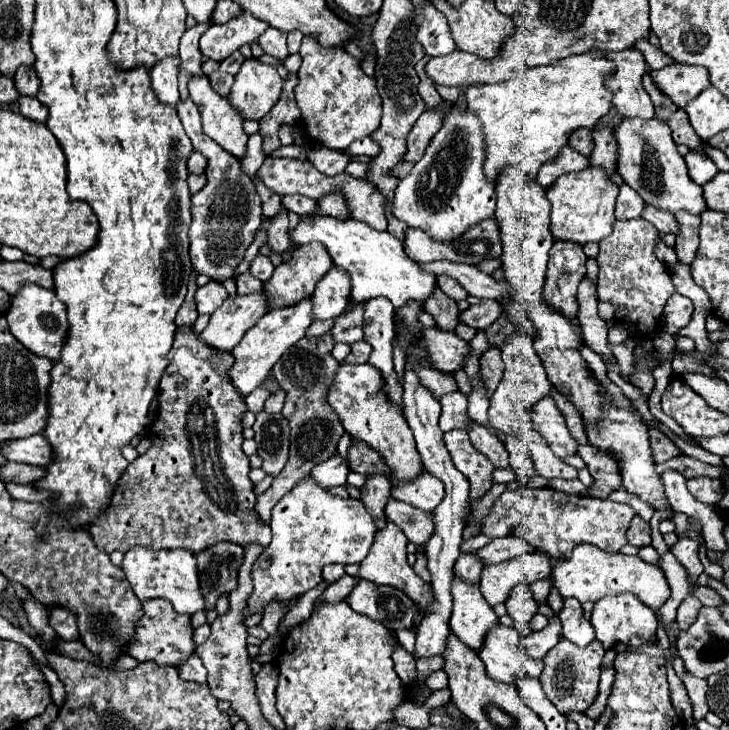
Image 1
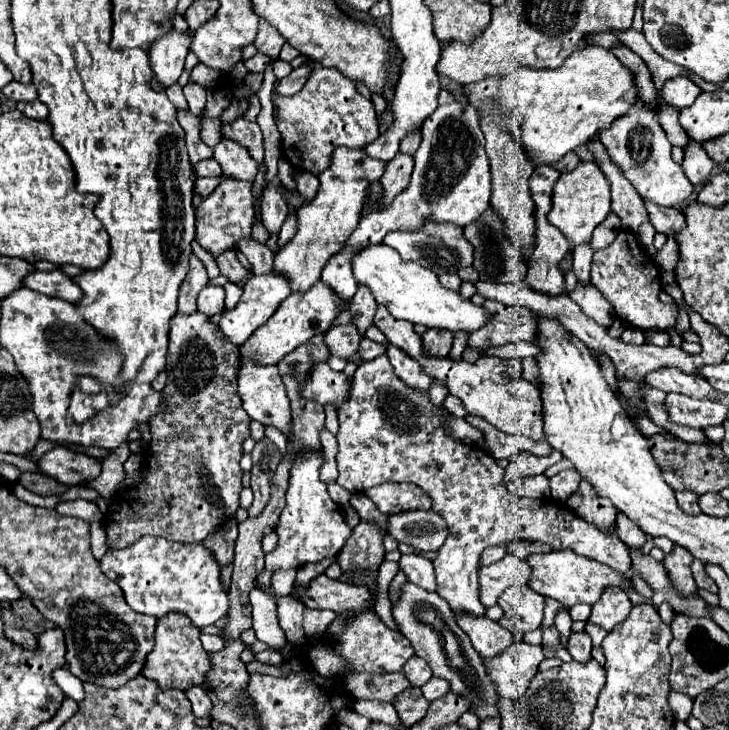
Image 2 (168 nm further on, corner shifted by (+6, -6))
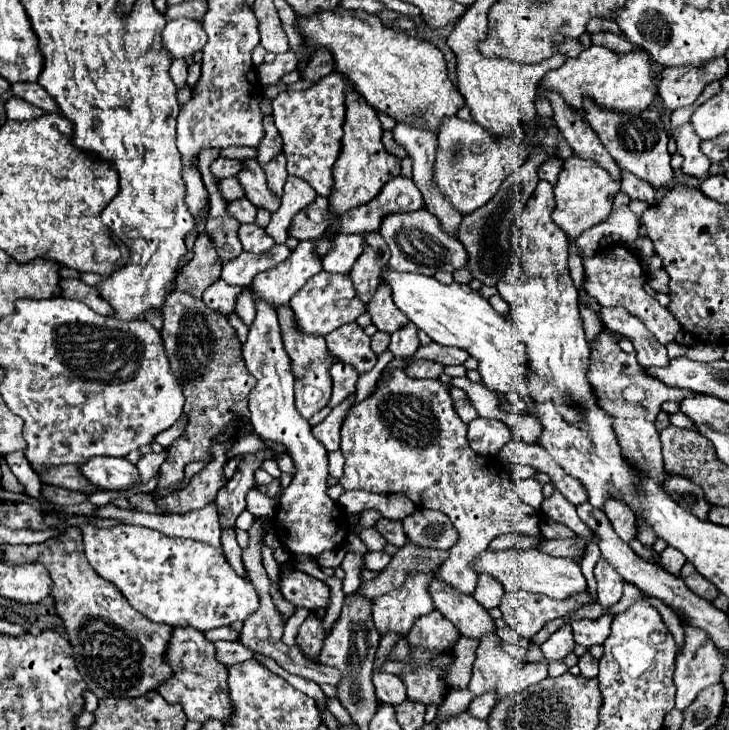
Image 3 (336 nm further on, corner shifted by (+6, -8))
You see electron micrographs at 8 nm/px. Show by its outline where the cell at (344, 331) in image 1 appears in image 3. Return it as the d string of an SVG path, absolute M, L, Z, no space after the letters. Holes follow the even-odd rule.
M378 230L364 236L364 252L356 260L350 276L360 300L366 304L380 284L380 274L390 260L390 248Z

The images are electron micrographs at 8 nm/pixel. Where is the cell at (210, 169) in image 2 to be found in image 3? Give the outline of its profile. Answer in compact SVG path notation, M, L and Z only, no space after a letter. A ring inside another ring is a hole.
M218 158L214 164L212 164L212 172L224 180L224 178L230 178L230 176L238 176L238 172L242 170L242 160L228 160L228 158Z

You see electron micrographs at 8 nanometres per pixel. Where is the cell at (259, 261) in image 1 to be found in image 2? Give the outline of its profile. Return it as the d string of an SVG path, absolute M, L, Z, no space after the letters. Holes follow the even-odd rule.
M244 238L242 242L238 242L238 250L248 258L254 274L268 274L272 270L274 254L266 244L258 244L252 238Z

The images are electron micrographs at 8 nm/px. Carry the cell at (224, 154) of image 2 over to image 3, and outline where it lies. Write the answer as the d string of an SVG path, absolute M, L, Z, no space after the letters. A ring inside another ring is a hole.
M244 160L244 168L242 168L238 180L246 190L246 198L256 208L262 208L268 212L276 212L280 208L280 198L276 194L272 194L272 190L268 188L264 170L256 160Z

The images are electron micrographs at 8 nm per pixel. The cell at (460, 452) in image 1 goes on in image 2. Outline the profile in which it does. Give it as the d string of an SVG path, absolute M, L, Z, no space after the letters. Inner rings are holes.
M382 354L370 362L362 362L354 374L354 392L352 402L338 412L340 418L340 432L338 432L338 484L350 492L364 492L372 486L384 482L414 482L422 486L432 498L432 510L438 512L448 526L448 538L438 550L438 558L434 560L436 570L436 592L450 604L454 614L468 614L468 616L482 616L486 608L478 600L478 558L484 548L506 544L512 540L528 540L528 542L542 542L548 544L552 550L572 548L576 554L602 562L622 574L632 568L632 558L628 546L618 538L616 524L610 530L602 530L596 524L586 522L584 518L570 512L562 502L552 500L524 500L516 498L508 492L502 480L502 468L494 462L488 452L476 452L472 446L460 444L448 438L442 430L444 416L430 404L428 396L416 394L416 390L408 390L404 386L388 362L388 356Z

